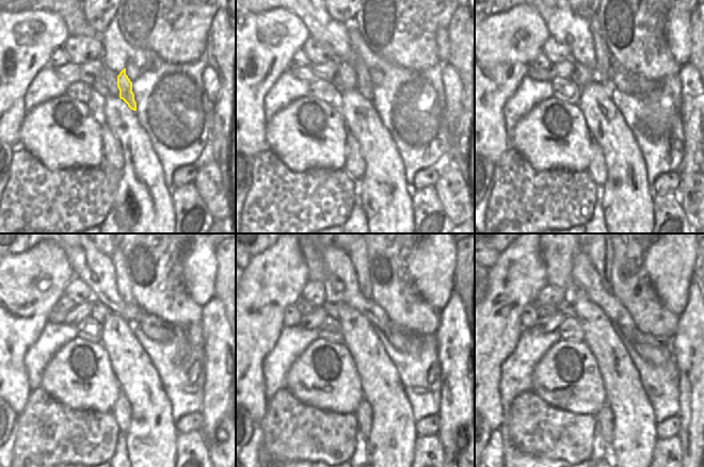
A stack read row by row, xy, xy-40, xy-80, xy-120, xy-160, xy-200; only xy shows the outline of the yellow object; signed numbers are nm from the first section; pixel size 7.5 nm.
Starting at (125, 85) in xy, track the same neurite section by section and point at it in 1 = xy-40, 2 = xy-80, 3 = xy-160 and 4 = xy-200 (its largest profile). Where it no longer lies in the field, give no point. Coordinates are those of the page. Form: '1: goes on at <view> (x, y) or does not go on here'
1: goes on at xy-40 (364, 85)
2: goes on at xy-80 (604, 73)
3: goes on at xy-160 (358, 257)
4: goes on at xy-200 (601, 255)

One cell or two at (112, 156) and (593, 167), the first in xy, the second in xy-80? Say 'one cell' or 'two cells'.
one cell

